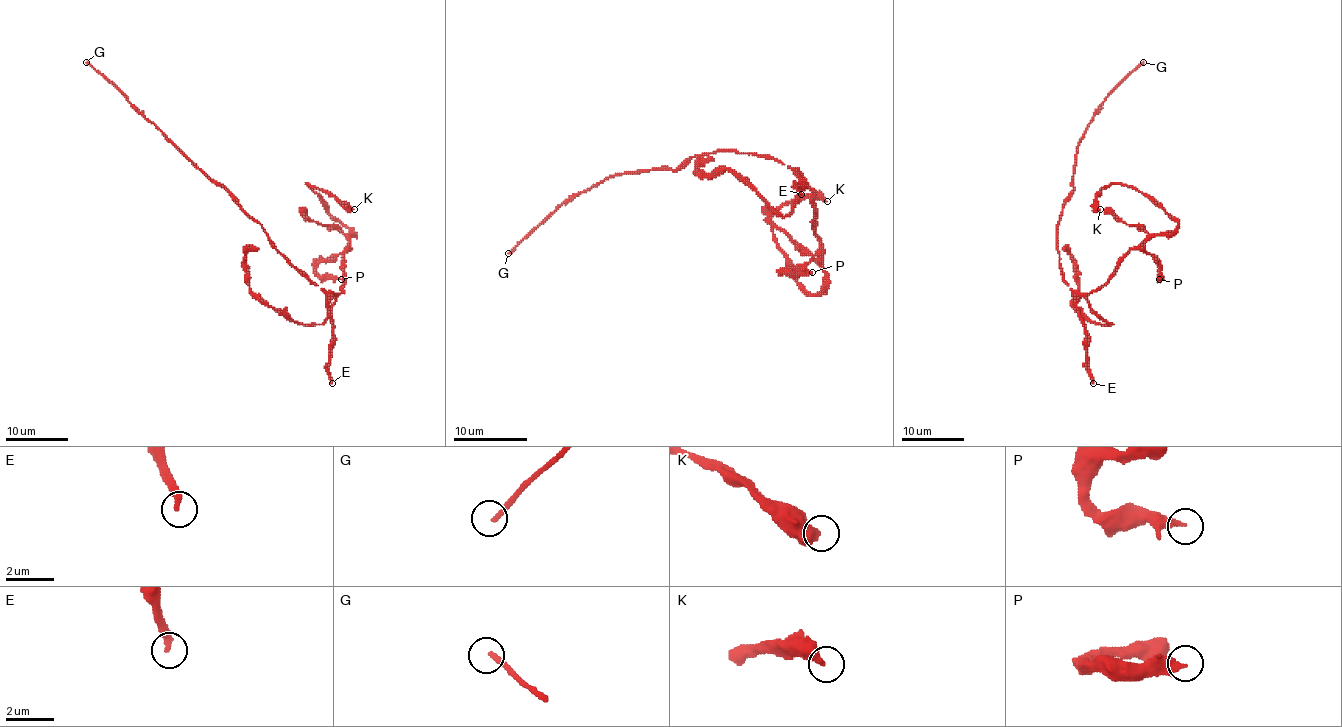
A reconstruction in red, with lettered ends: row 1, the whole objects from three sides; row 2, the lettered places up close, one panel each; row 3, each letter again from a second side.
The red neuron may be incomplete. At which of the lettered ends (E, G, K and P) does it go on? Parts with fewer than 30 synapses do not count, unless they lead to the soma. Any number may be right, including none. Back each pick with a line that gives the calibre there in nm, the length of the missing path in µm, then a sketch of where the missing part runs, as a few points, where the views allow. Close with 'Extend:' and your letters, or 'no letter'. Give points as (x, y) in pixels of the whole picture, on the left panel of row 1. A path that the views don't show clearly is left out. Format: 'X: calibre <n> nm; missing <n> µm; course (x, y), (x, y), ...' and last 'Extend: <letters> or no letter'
G: calibre 200 nm; missing 250 µm
Extend: G

